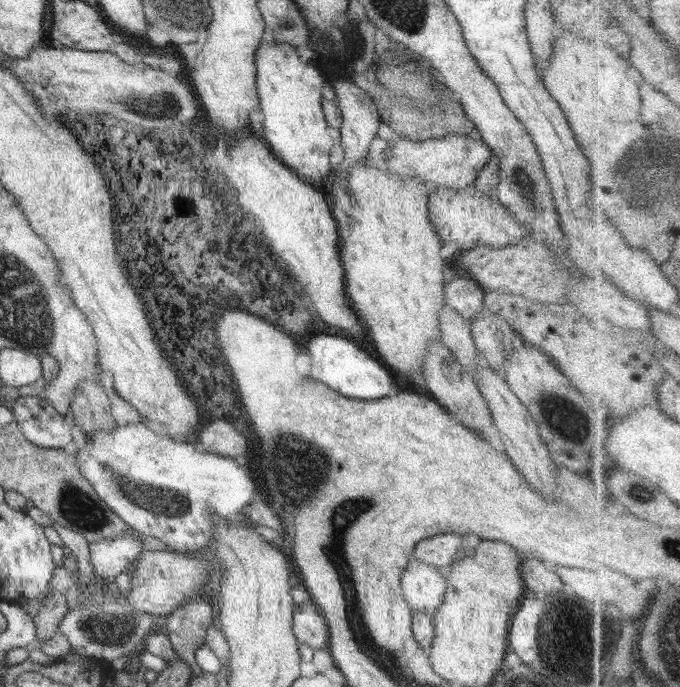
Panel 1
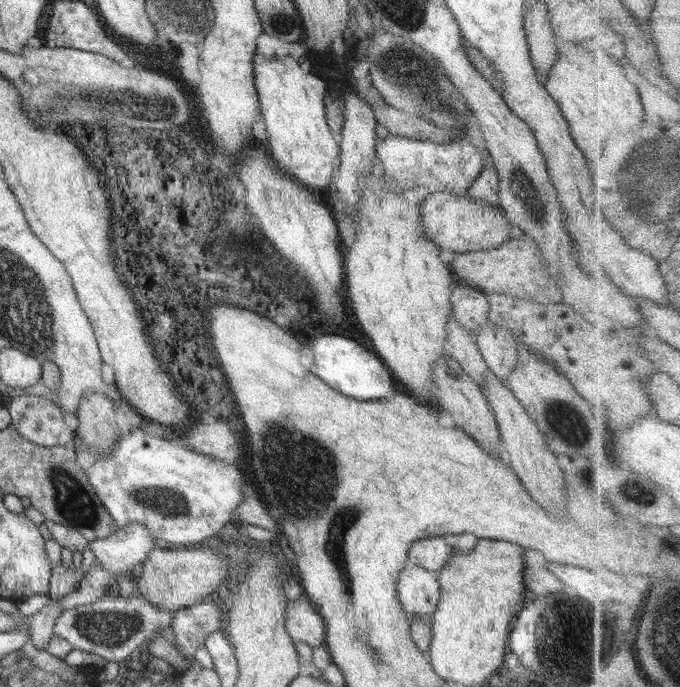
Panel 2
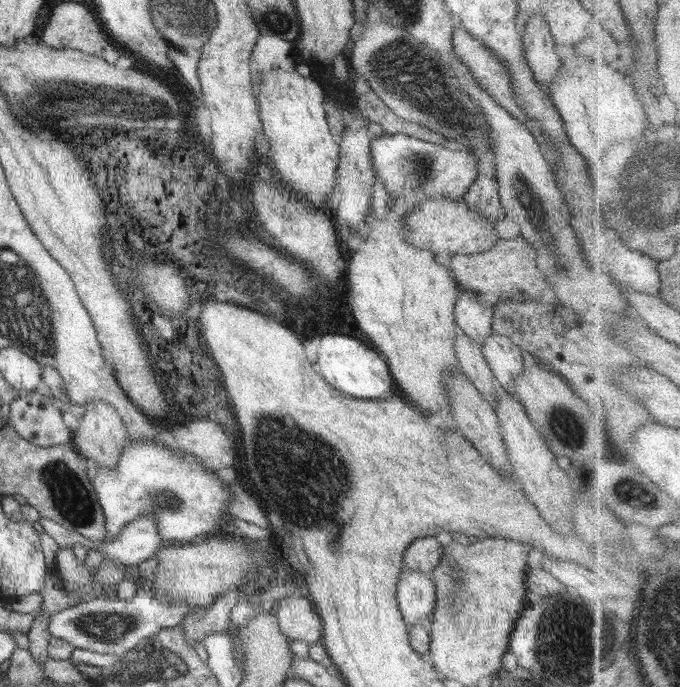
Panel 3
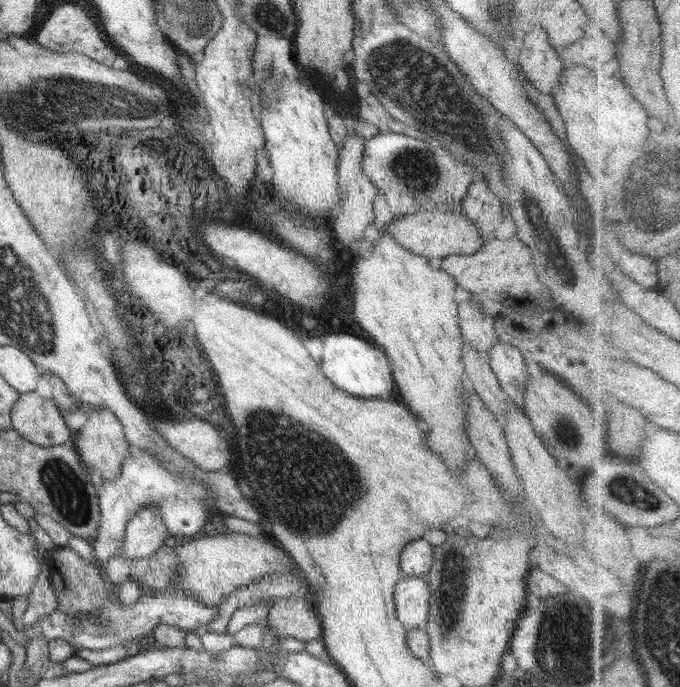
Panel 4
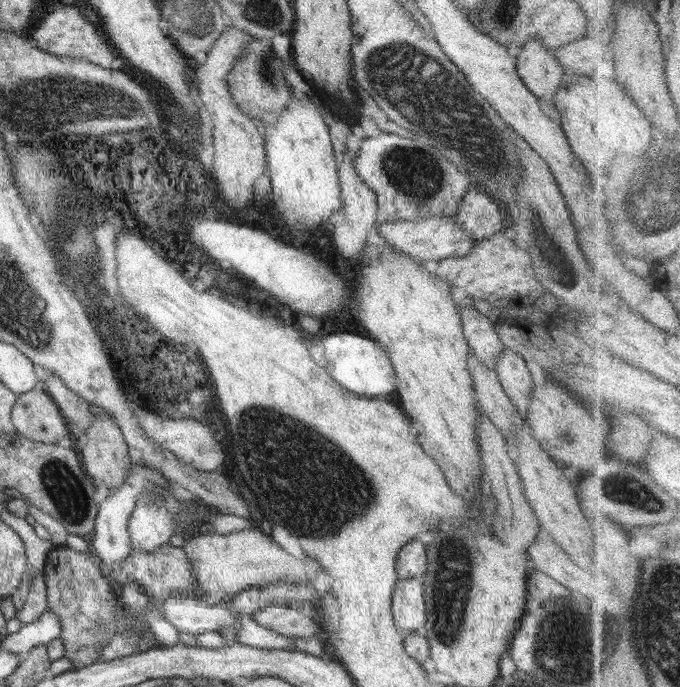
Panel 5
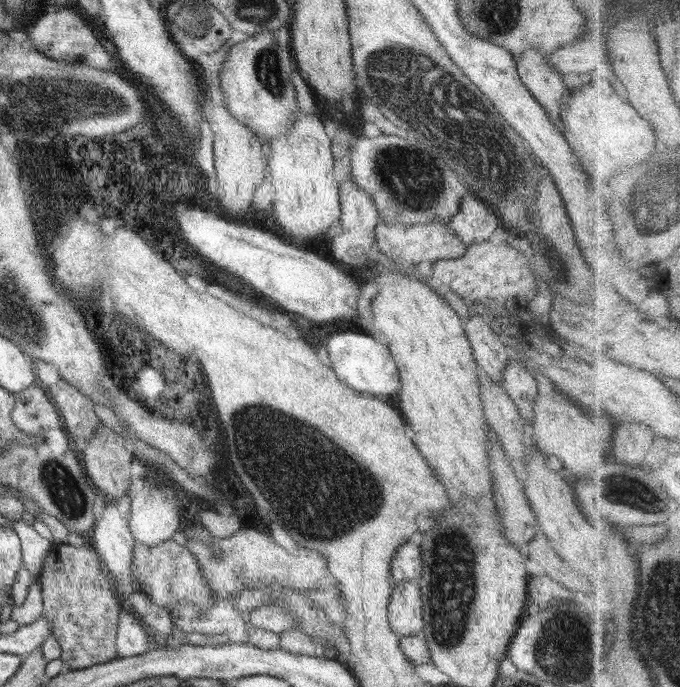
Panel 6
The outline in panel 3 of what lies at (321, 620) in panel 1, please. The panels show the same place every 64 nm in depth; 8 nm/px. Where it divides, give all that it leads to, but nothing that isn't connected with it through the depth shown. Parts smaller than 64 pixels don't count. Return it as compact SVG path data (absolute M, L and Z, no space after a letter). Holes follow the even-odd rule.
M305 594L281 598L277 602L278 626L292 640L303 640L310 644L322 640L322 621L315 605Z

